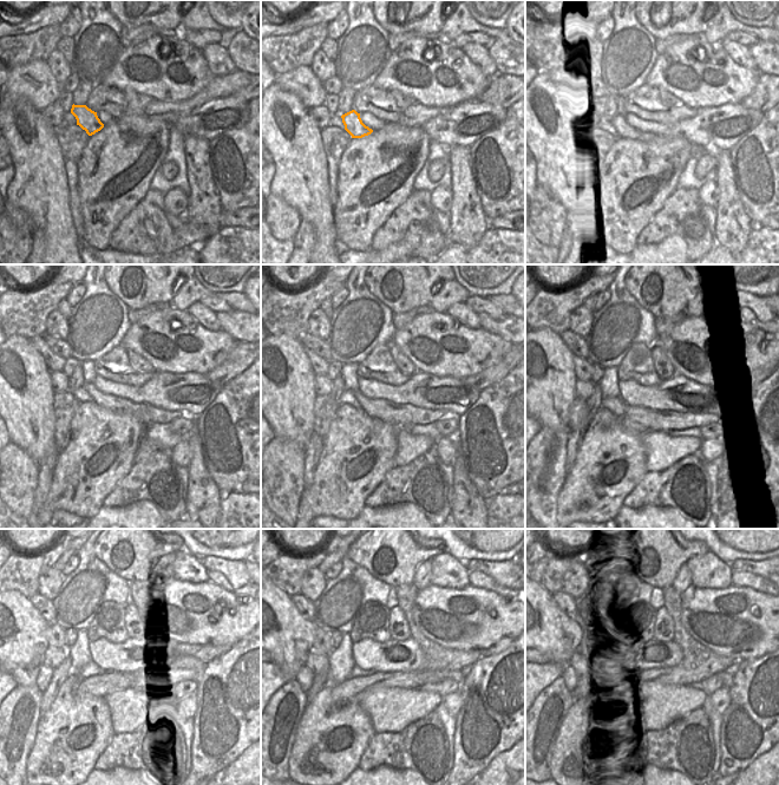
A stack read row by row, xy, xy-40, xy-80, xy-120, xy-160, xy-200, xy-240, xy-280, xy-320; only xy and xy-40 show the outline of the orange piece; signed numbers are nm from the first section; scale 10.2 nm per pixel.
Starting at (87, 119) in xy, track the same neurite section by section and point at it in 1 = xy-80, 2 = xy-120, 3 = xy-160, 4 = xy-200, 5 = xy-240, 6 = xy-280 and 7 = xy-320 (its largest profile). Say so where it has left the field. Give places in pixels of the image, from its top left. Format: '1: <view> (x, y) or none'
1: xy-80 (623, 129)
2: xy-120 (146, 413)
3: xy-160 (403, 417)
4: xy-200 (668, 420)
5: xy-240 (167, 679)
6: xy-280 (457, 675)
7: xy-320 (726, 679)

